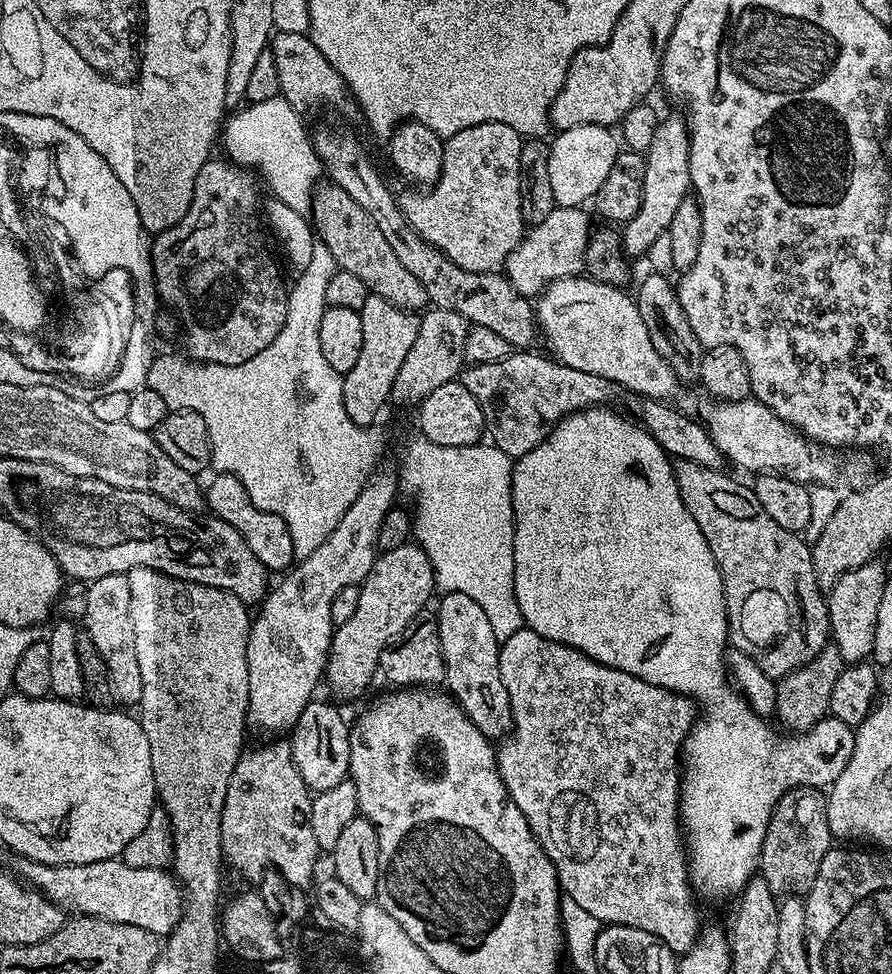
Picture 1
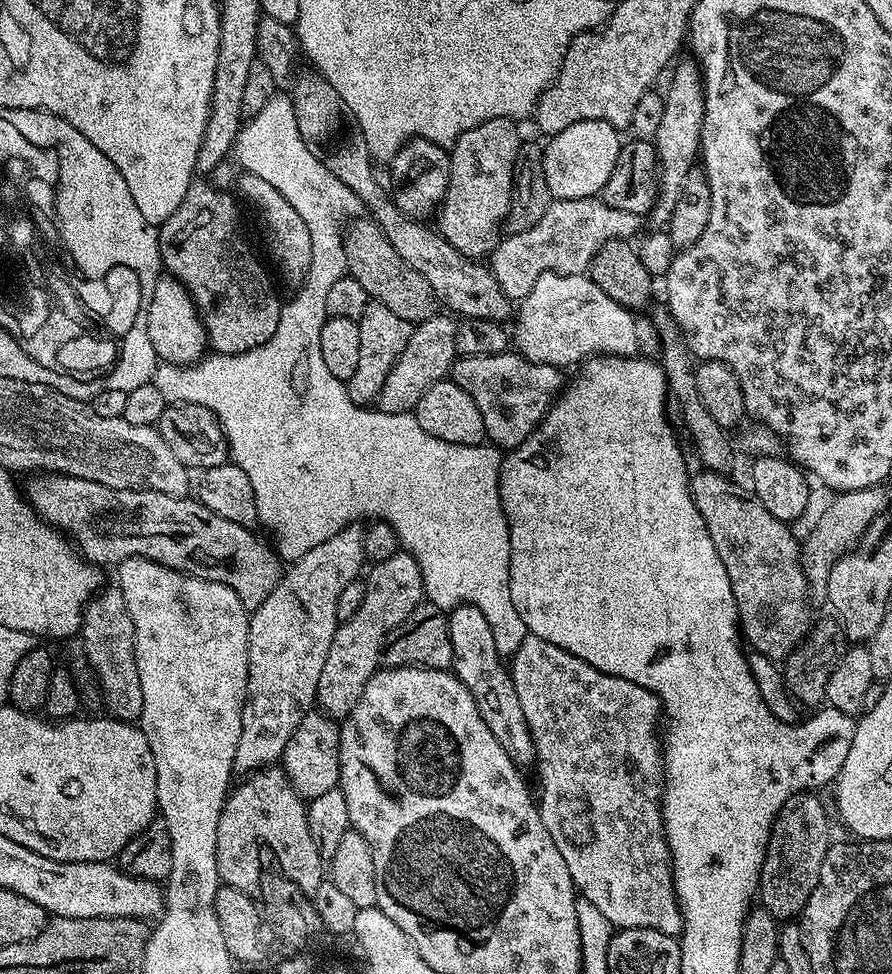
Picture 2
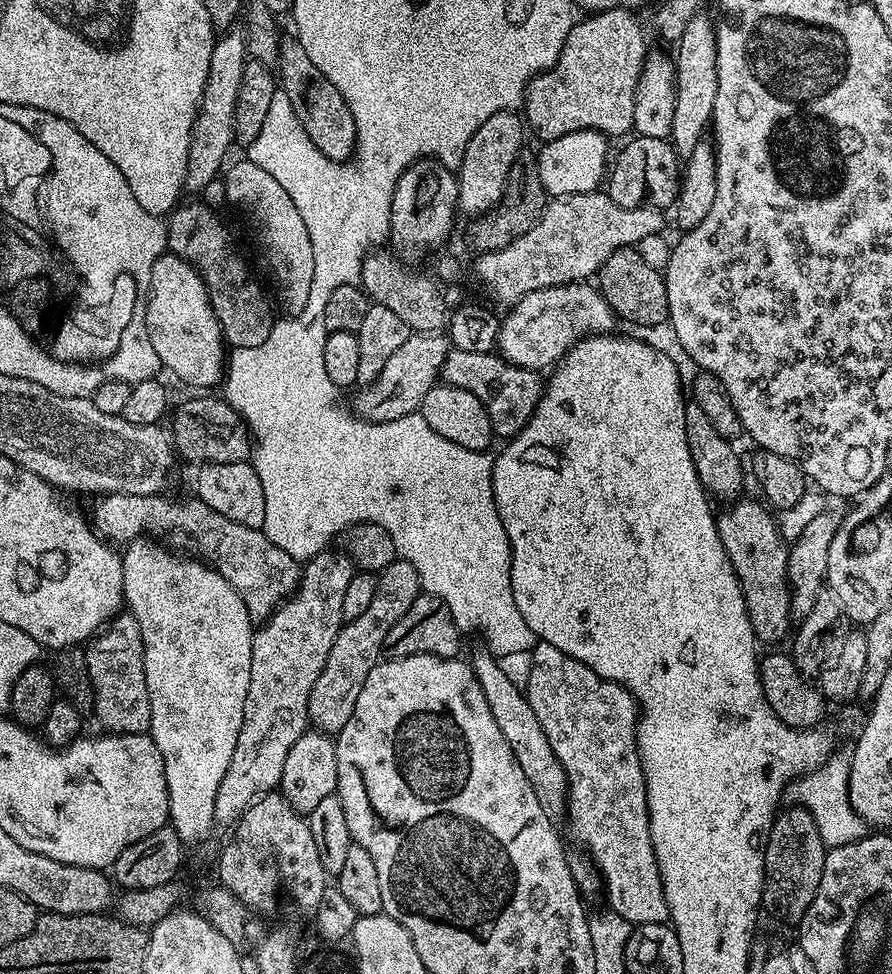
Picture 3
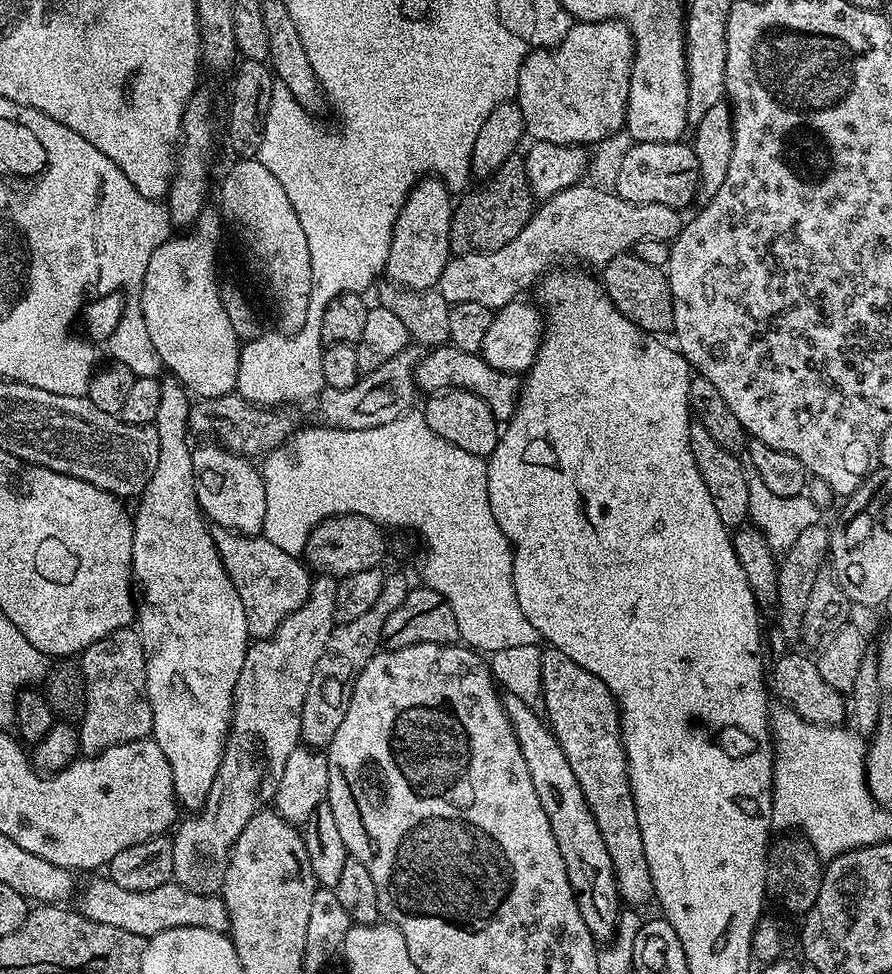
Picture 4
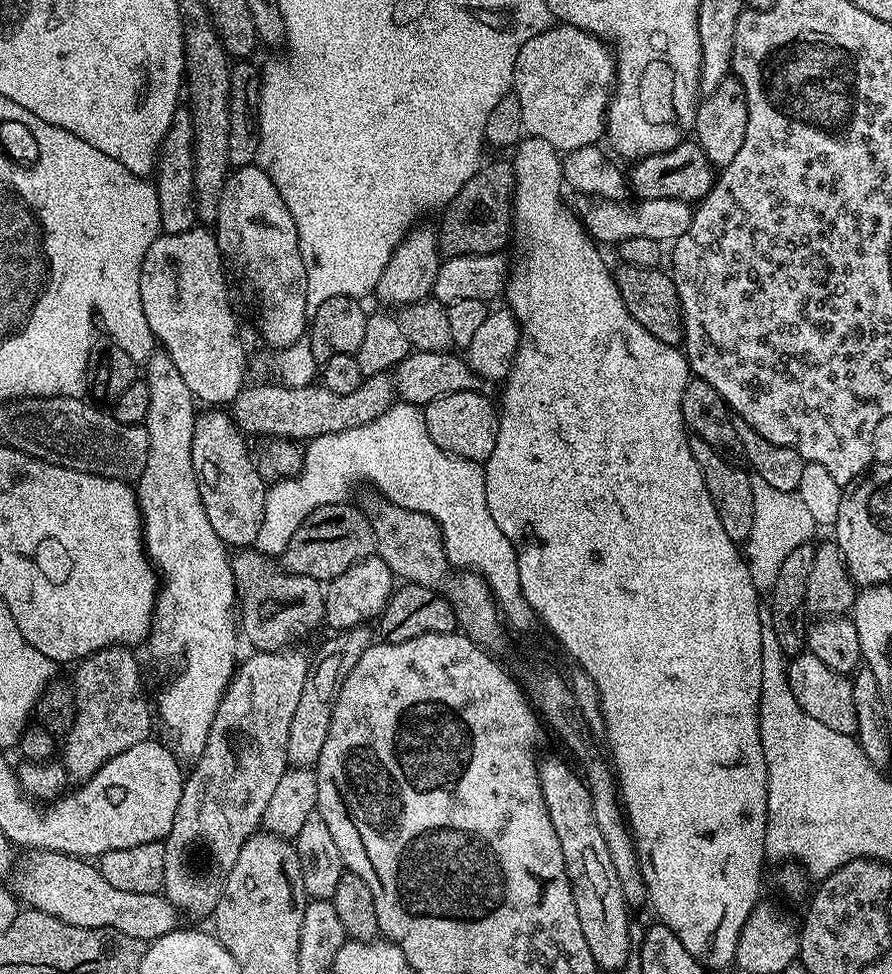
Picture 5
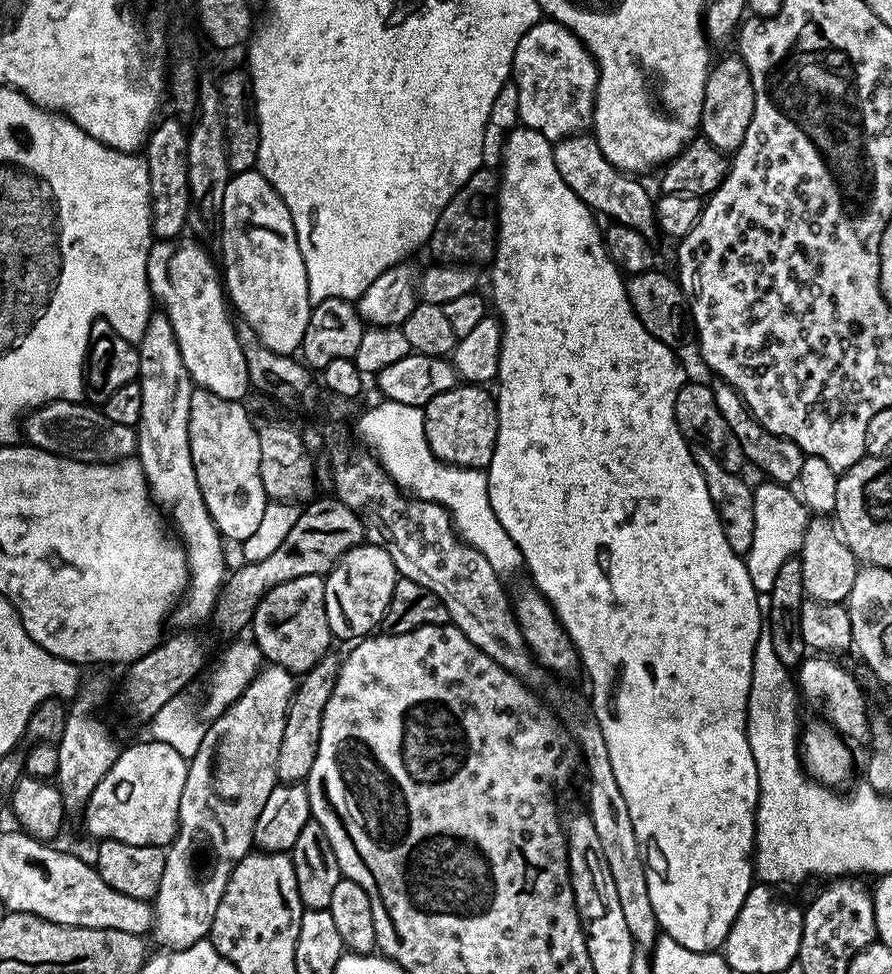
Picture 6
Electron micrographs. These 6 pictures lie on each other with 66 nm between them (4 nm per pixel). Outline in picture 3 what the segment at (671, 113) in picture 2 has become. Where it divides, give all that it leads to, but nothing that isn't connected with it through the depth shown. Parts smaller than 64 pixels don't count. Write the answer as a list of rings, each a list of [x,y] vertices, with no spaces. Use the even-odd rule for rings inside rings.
[[[701,10],[686,22],[680,39],[675,41],[674,63],[676,66],[676,105],[670,143],[677,157],[686,158],[694,146],[705,139],[712,122],[714,97],[718,95],[718,50],[716,49],[716,26],[713,17]]]

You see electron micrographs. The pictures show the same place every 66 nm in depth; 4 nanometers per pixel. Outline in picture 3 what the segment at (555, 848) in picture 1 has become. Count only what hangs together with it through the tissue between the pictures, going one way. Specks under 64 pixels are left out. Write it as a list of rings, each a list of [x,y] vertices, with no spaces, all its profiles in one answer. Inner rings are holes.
[[[540,642],[530,653],[532,665],[528,668],[528,684],[526,683],[526,695],[530,702],[530,710],[534,710],[534,715],[538,717],[538,722],[542,725],[542,730],[550,742],[550,750],[558,758],[562,770],[568,779],[568,806],[566,809],[566,821],[568,820],[568,832],[581,844],[583,851],[594,861],[596,870],[600,874],[602,881],[602,892],[608,896],[607,907],[611,911],[617,912],[630,925],[637,924],[662,924],[668,920],[668,907],[666,906],[666,894],[662,890],[662,878],[658,870],[658,858],[654,854],[654,846],[650,838],[650,818],[648,817],[648,803],[646,802],[646,782],[644,781],[644,771],[640,761],[640,751],[636,745],[636,722],[638,719],[638,705],[635,698],[620,684],[615,684],[613,680],[602,678],[590,670],[582,662],[570,658],[570,654],[562,654],[558,646]]]

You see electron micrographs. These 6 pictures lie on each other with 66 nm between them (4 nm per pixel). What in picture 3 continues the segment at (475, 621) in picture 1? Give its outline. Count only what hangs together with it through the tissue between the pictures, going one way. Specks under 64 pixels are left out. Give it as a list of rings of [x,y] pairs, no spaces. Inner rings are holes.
[[[480,646],[473,656],[470,656],[472,672],[478,678],[478,686],[482,686],[482,694],[486,696],[486,706],[490,706],[490,714],[494,714],[494,722],[498,722],[498,730],[502,730],[502,738],[514,750],[514,758],[518,766],[522,766],[522,774],[534,786],[534,794],[538,794],[538,802],[542,810],[553,818],[563,817],[568,806],[568,779],[566,778],[554,750],[550,750],[550,742],[530,710],[530,702],[525,689],[520,688],[504,673],[499,659],[491,656],[487,648]]]

